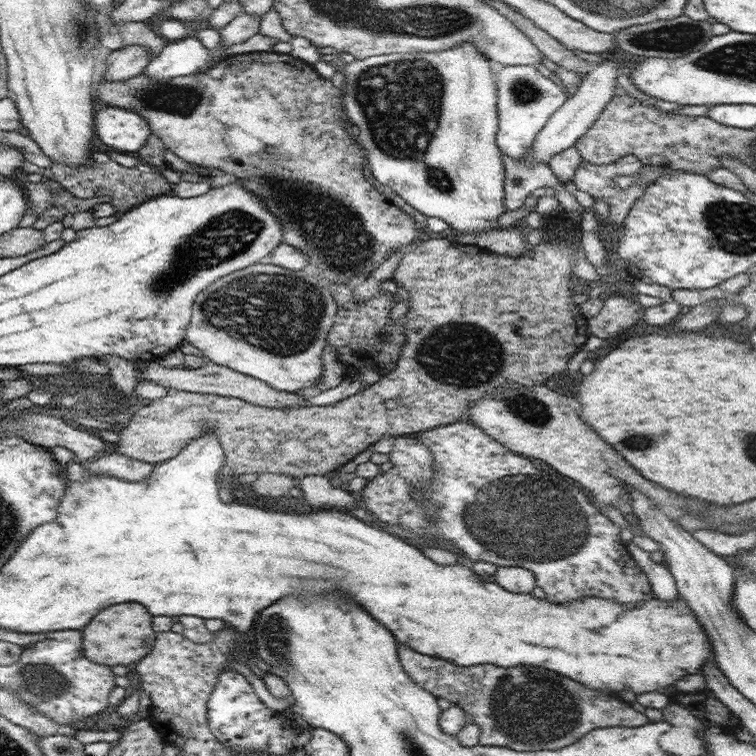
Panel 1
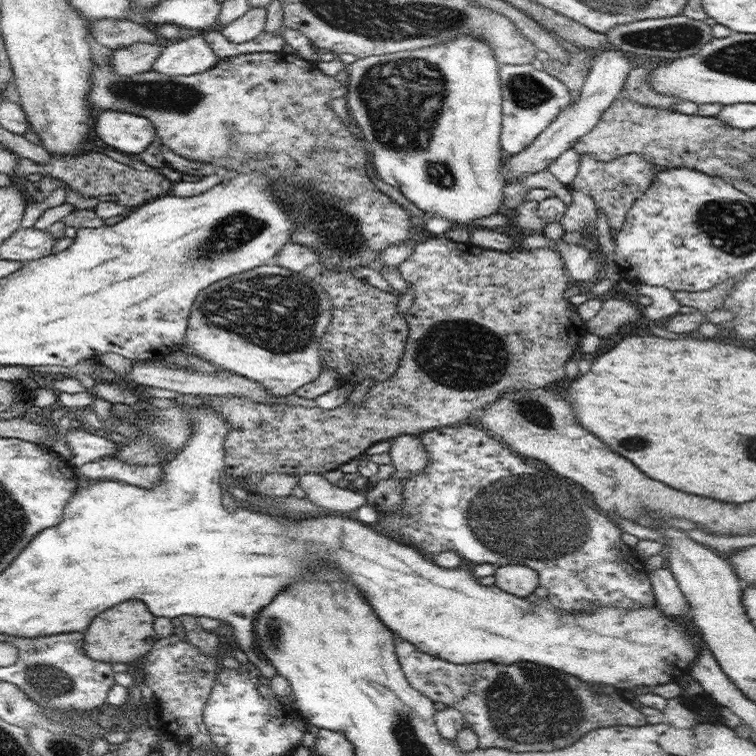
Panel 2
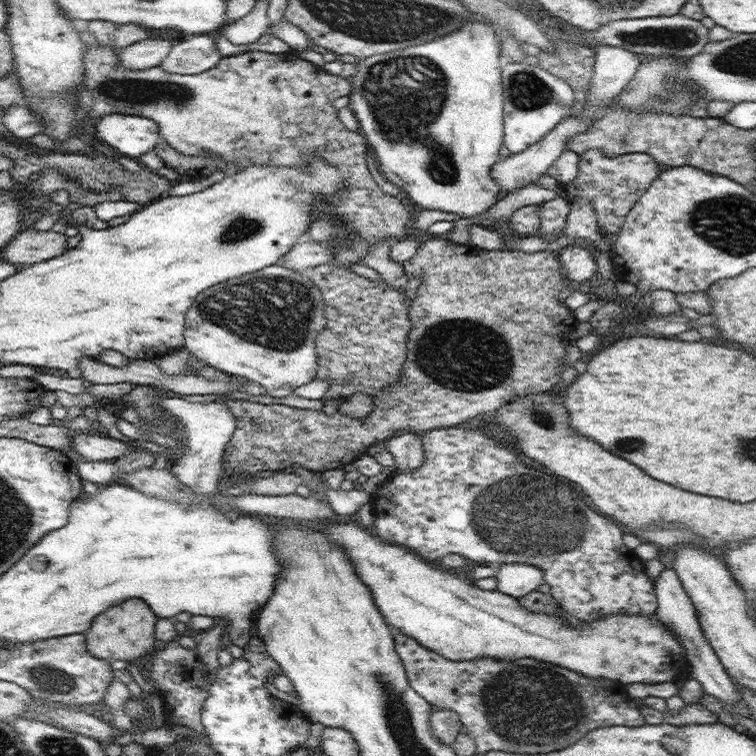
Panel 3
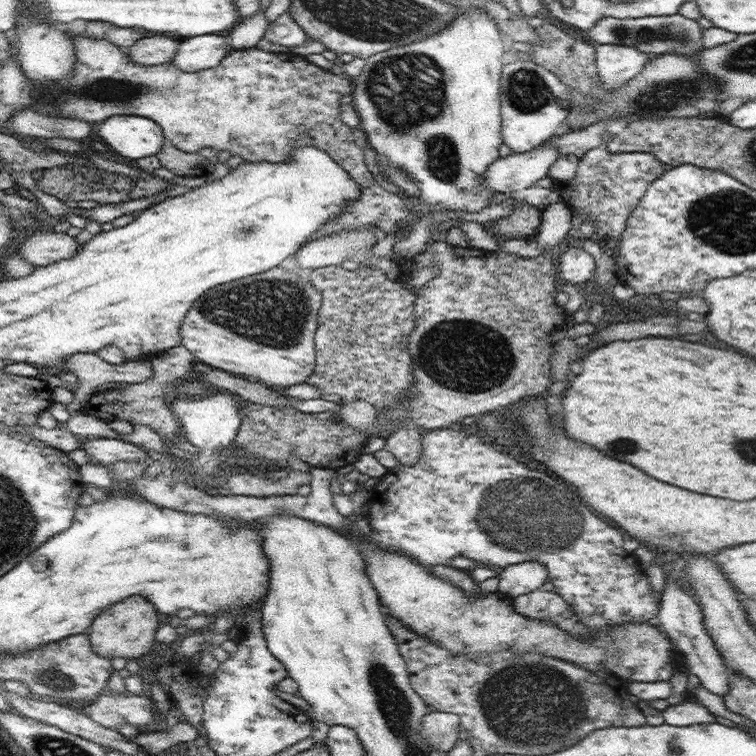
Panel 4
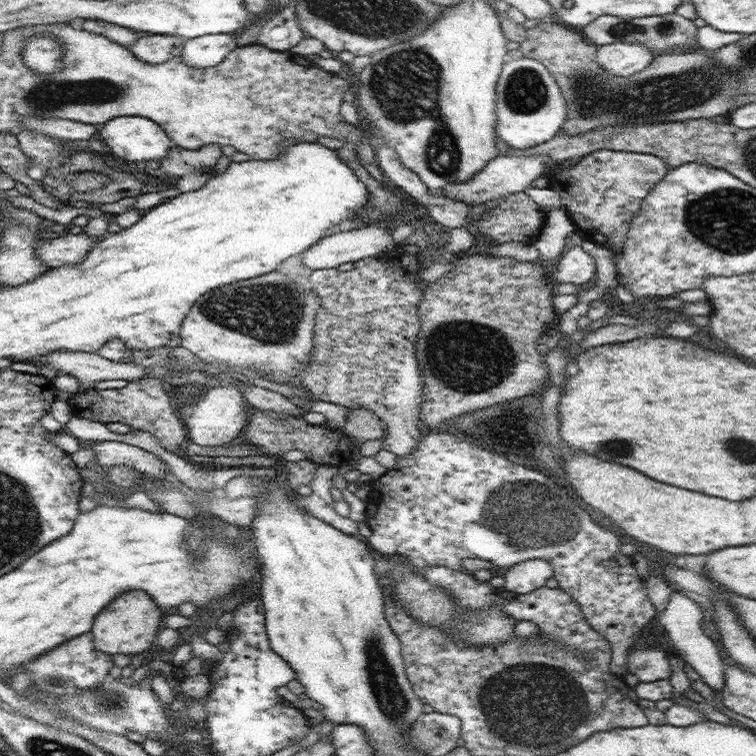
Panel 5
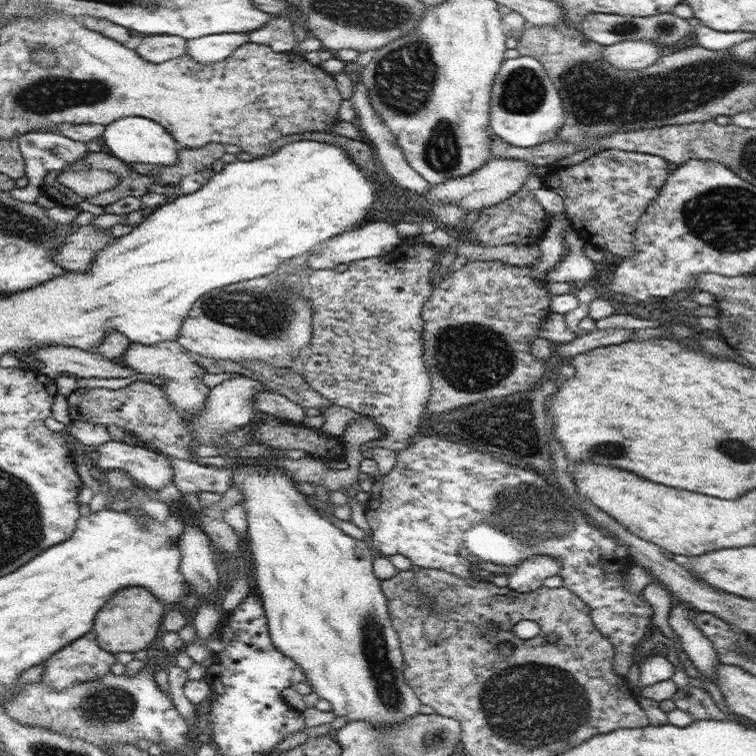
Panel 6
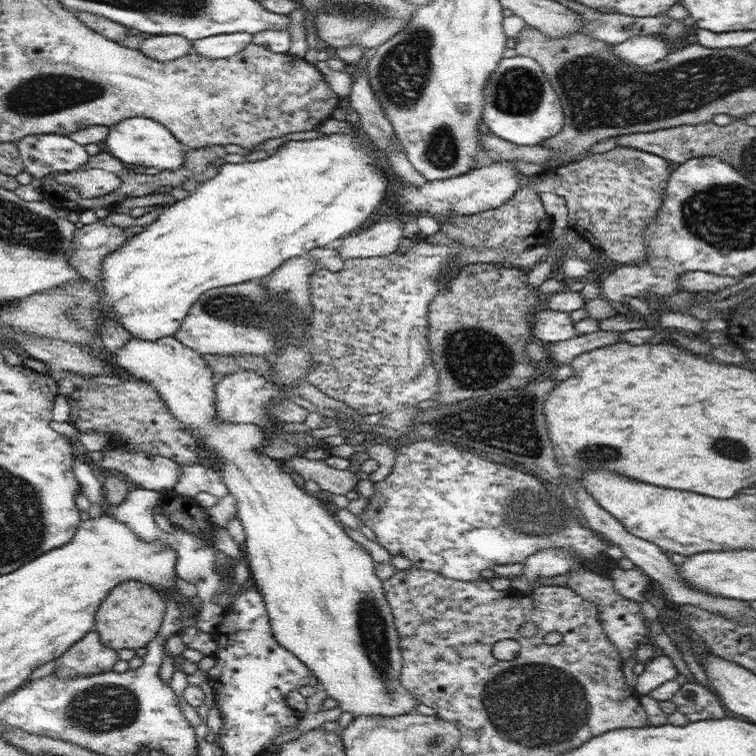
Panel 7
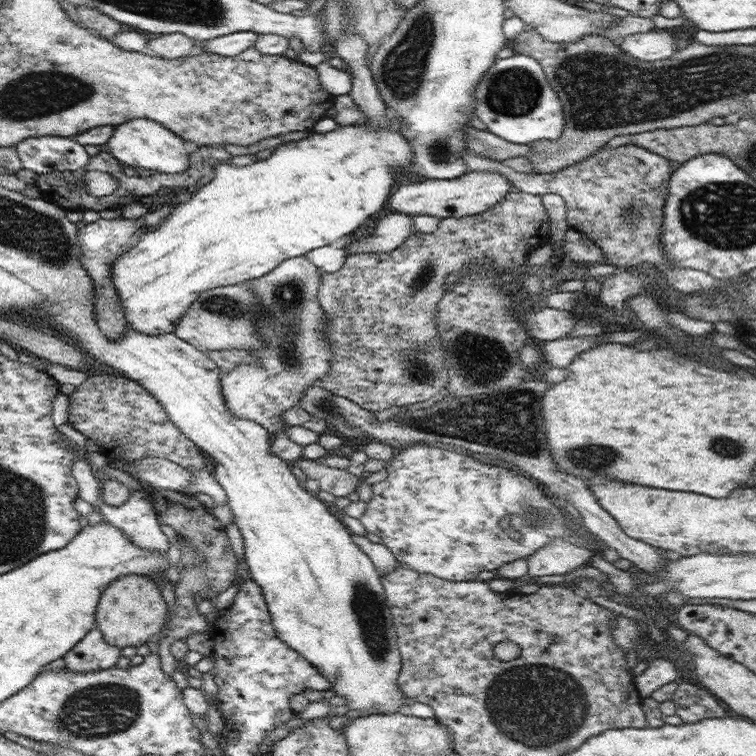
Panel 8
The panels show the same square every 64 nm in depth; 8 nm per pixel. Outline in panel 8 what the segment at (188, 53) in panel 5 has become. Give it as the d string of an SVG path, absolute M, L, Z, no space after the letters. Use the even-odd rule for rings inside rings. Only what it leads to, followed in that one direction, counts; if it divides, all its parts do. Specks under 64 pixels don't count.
M233 32L226 36L204 40L198 43L198 47L201 47L204 52L233 57L255 45L258 37L257 32Z

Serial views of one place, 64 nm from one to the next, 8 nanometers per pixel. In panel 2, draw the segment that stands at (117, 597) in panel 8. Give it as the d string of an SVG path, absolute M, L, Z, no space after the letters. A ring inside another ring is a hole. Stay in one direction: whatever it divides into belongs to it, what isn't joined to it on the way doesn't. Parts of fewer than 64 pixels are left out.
M138 600L118 604L102 614L98 614L98 618L94 618L90 628L85 630L85 644L83 646L85 653L90 659L107 663L128 663L140 658L140 656L146 657L159 638L158 635L152 636L155 632L154 621L155 616L150 614L148 608Z

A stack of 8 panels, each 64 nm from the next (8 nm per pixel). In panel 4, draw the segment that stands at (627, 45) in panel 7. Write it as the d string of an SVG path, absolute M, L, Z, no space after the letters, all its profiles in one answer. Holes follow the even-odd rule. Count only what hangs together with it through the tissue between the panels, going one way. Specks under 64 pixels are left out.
M595 44L595 55L598 76L606 93L608 90L622 88L649 61L645 52L620 44Z

